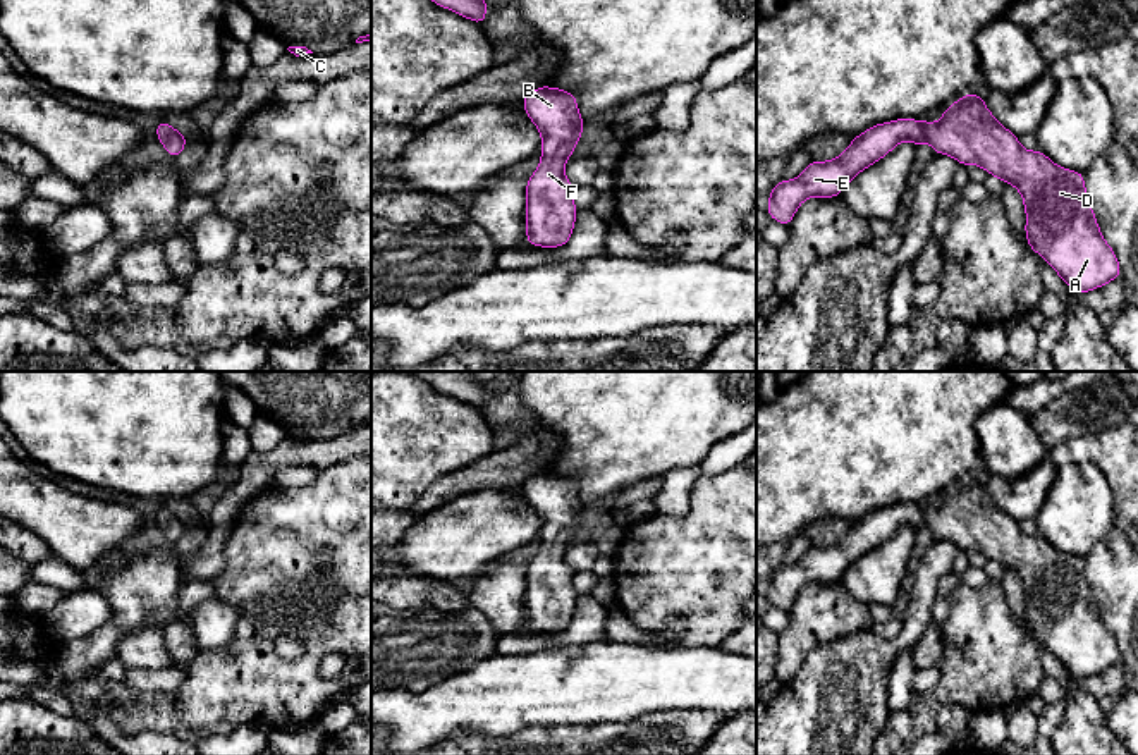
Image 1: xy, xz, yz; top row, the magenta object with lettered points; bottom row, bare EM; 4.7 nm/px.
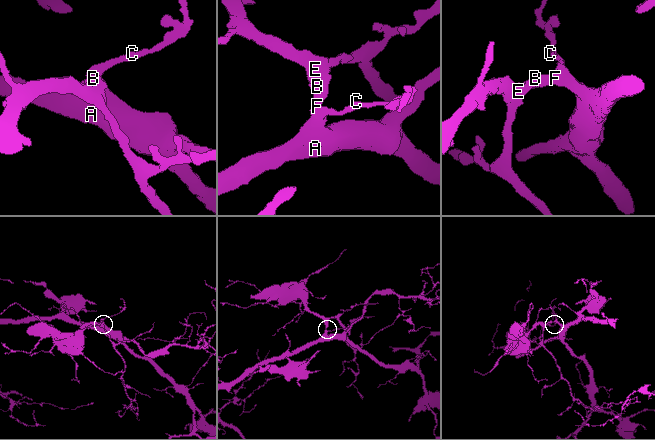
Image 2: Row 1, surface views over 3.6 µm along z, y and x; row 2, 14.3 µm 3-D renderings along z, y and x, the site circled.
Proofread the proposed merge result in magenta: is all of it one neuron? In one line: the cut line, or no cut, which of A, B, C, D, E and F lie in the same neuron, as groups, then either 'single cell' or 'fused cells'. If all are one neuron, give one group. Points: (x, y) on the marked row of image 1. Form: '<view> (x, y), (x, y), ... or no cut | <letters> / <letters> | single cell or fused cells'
no cut | A B C D E F | single cell

